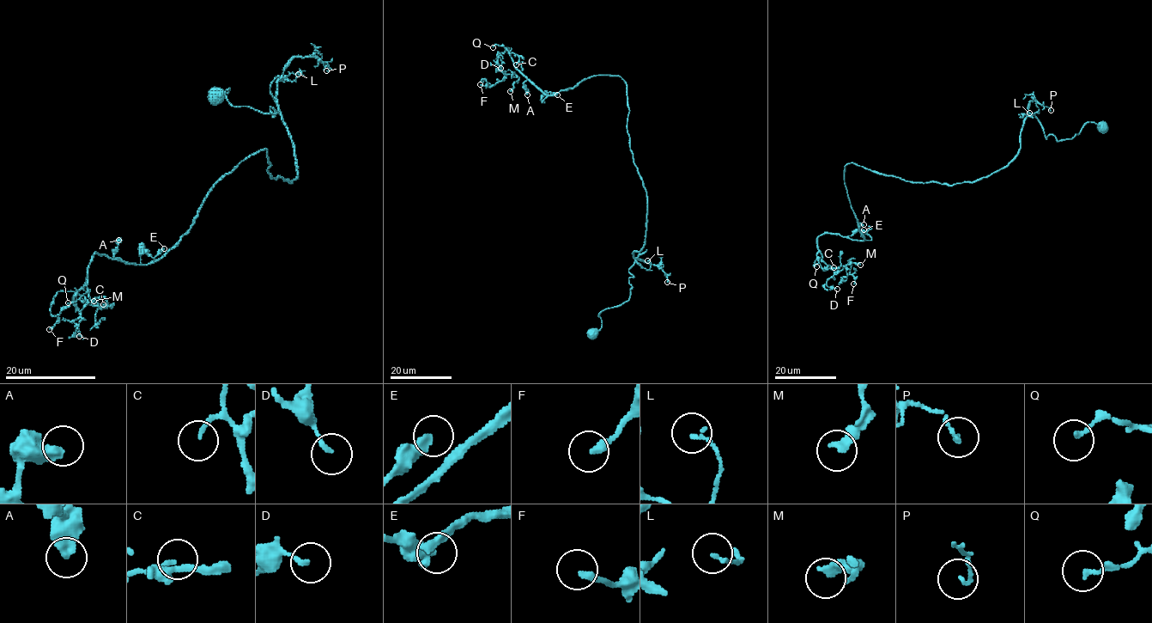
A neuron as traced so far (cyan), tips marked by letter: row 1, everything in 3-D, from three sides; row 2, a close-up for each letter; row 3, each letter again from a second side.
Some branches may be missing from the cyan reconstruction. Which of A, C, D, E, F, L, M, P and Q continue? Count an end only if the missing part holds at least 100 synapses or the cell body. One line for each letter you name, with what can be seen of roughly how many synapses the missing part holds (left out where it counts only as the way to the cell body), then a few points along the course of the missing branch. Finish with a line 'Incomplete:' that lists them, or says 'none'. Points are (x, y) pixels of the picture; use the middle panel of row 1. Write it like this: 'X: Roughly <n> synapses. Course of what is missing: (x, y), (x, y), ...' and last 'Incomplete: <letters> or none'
Incomplete: none

